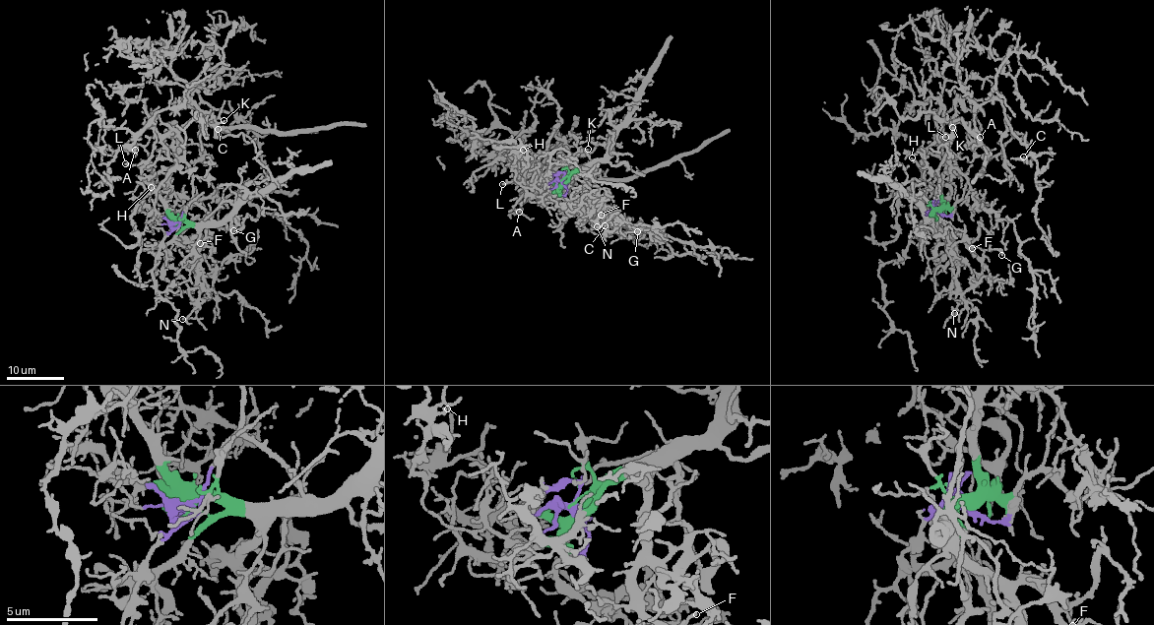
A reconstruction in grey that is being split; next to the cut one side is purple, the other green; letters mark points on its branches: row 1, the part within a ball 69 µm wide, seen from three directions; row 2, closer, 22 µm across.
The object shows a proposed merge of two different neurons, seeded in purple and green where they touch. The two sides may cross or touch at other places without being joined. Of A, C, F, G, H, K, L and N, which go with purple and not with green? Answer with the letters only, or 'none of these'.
A, C, H, K

